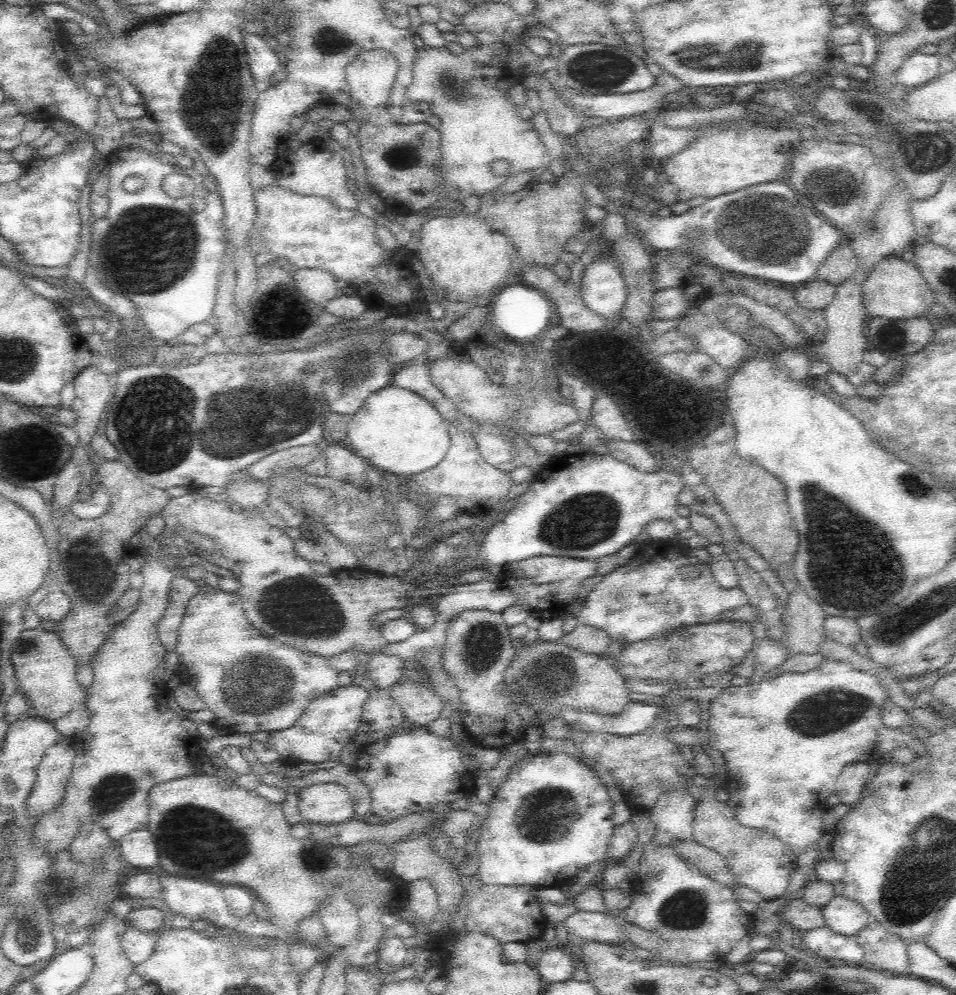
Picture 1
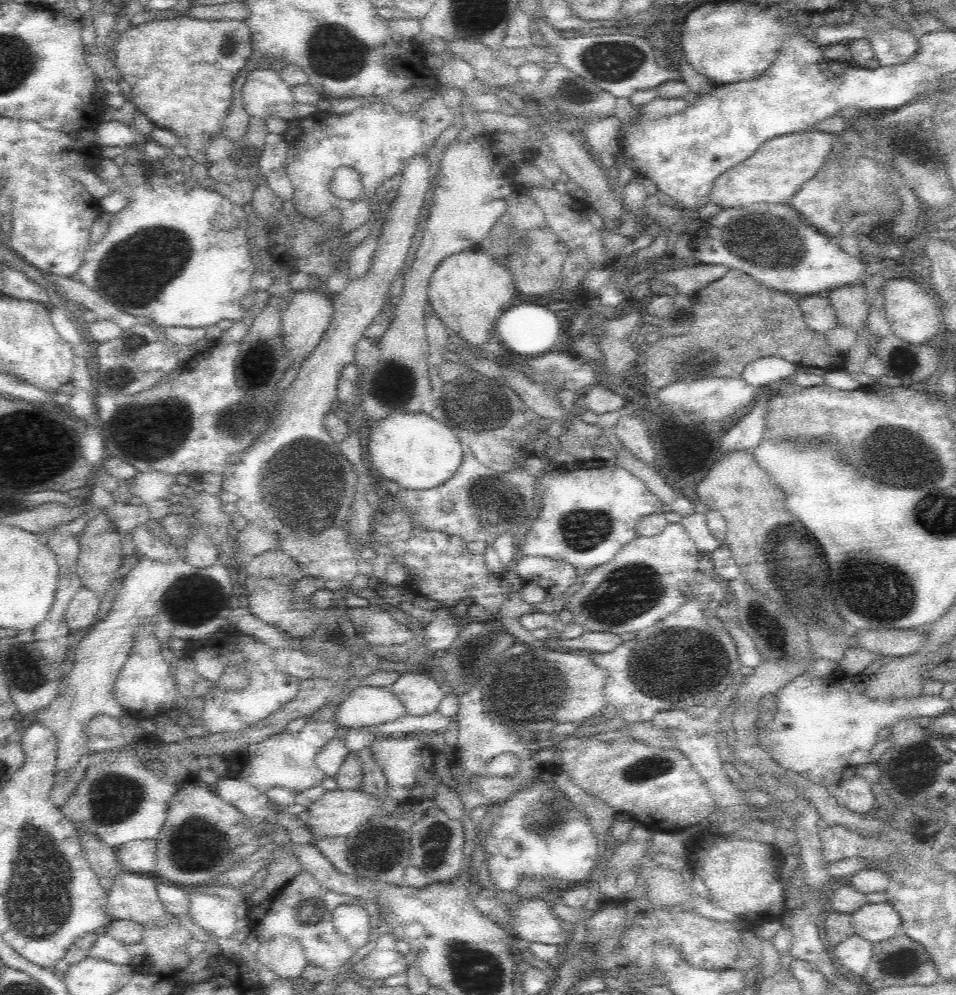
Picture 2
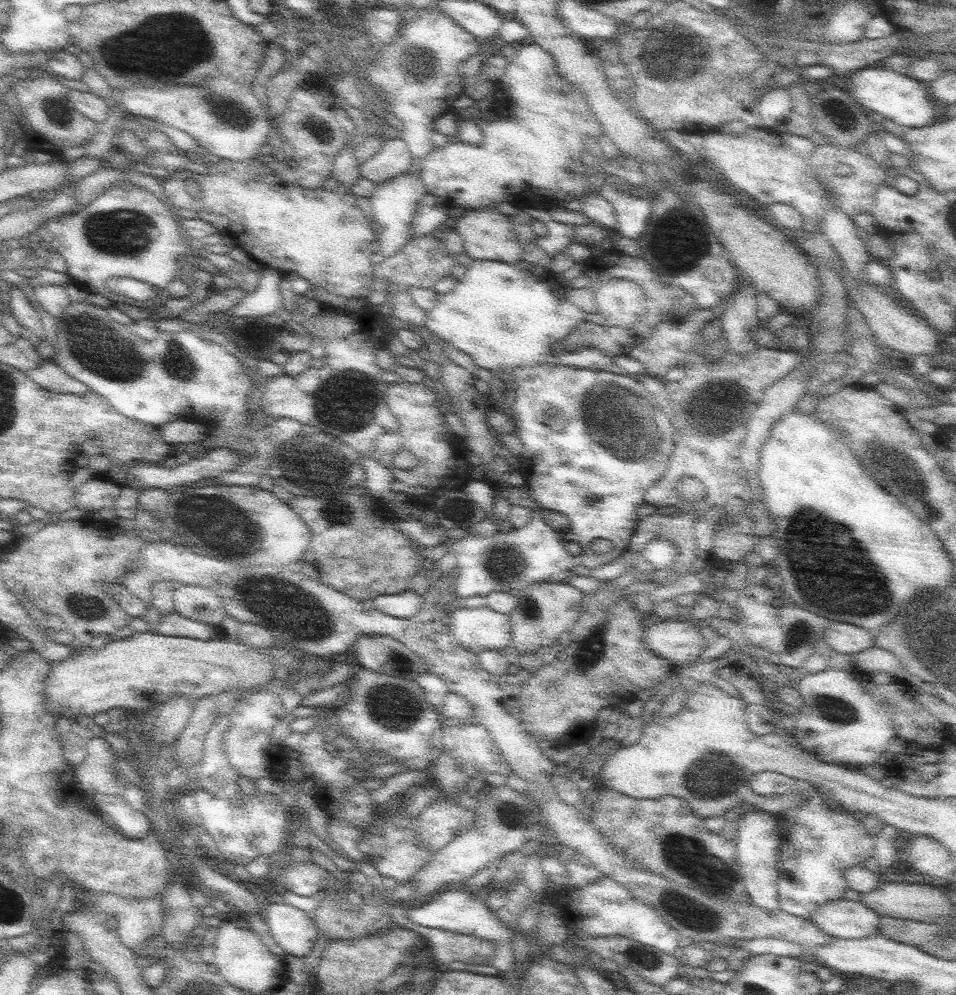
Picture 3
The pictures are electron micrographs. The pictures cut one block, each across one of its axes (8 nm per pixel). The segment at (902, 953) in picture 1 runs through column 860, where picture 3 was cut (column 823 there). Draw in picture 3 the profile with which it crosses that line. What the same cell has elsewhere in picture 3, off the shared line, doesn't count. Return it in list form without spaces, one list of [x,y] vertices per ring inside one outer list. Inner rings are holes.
[[[163,536],[161,540],[143,546],[139,560],[135,560],[129,566],[123,586],[129,590],[131,596],[135,596],[145,606],[153,604],[151,584],[163,580],[177,586],[197,584],[203,588],[211,588],[211,592],[219,596],[225,616],[231,616],[237,624],[257,624],[267,632],[273,632],[275,644],[279,646],[291,644],[293,648],[309,656],[341,654],[345,648],[355,646],[355,642],[361,636],[391,636],[399,640],[405,648],[409,648],[413,654],[417,654],[423,660],[427,672],[439,676],[447,684],[449,692],[455,692],[469,700],[475,712],[473,724],[483,726],[489,732],[489,736],[495,740],[495,744],[499,746],[501,754],[505,756],[513,772],[529,784],[527,794],[535,802],[537,818],[541,822],[541,834],[545,834],[547,838],[551,838],[561,846],[571,848],[577,854],[583,854],[603,878],[613,878],[613,882],[619,882],[625,888],[629,888],[629,892],[633,892],[635,898],[653,906],[653,910],[671,928],[679,932],[679,938],[691,938],[693,944],[699,940],[713,942],[725,938],[737,938],[737,940],[779,938],[799,944],[803,950],[809,950],[807,958],[813,958],[811,956],[813,950],[827,946],[829,940],[835,938],[823,928],[815,926],[811,920],[791,916],[785,910],[763,910],[753,904],[715,900],[715,896],[705,896],[703,892],[695,892],[697,888],[681,886],[677,882],[669,882],[665,878],[651,874],[641,864],[627,860],[623,852],[619,852],[605,836],[601,836],[601,832],[593,826],[585,810],[577,810],[575,806],[561,800],[551,782],[551,772],[555,770],[555,762],[547,754],[543,754],[539,742],[531,738],[521,724],[521,692],[525,682],[541,666],[555,662],[561,650],[557,646],[547,646],[547,648],[539,648],[537,652],[527,652],[519,660],[521,674],[515,676],[507,674],[507,678],[491,676],[487,670],[481,668],[479,656],[467,652],[451,632],[451,614],[455,612],[455,608],[459,608],[459,606],[451,606],[453,598],[457,598],[455,574],[457,574],[455,570],[449,570],[447,574],[441,574],[441,578],[435,584],[431,584],[431,588],[423,596],[421,610],[415,616],[393,618],[379,610],[363,610],[363,602],[357,602],[345,596],[343,592],[337,592],[321,584],[321,580],[303,562],[285,564],[285,566],[247,566],[247,564],[239,566],[233,560],[215,558],[213,554],[195,554],[191,548],[179,546],[177,542],[171,542]]]

